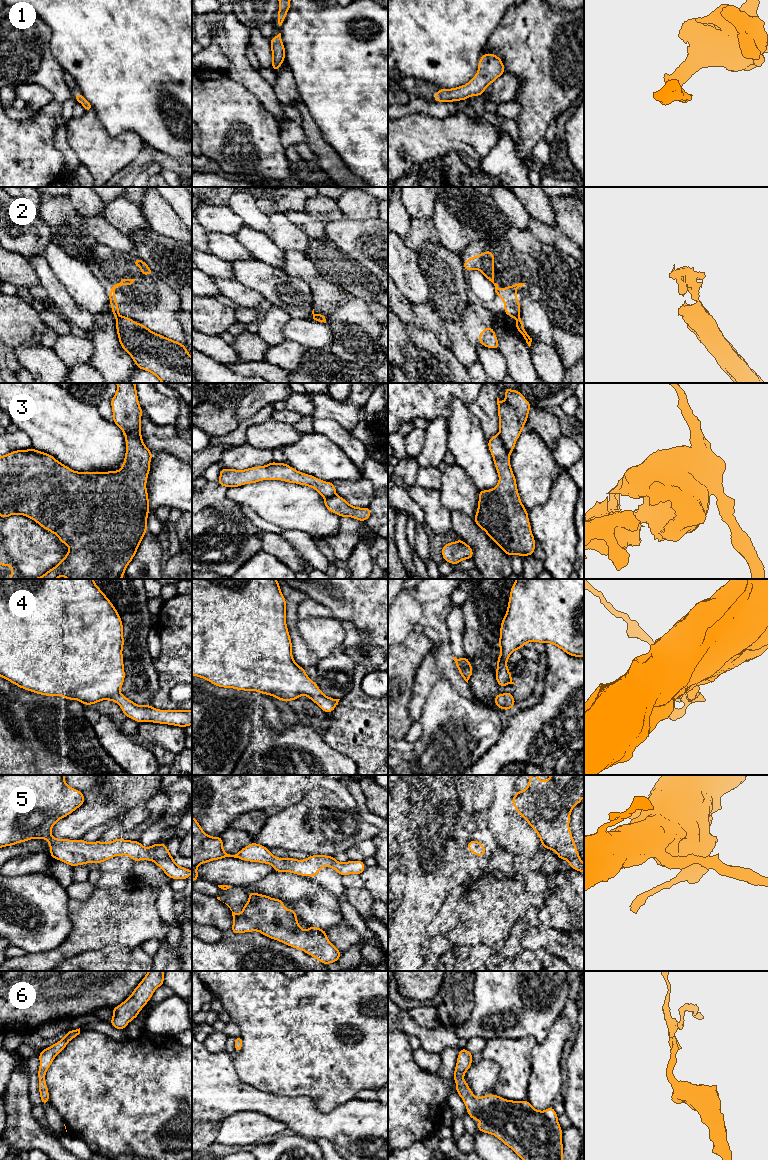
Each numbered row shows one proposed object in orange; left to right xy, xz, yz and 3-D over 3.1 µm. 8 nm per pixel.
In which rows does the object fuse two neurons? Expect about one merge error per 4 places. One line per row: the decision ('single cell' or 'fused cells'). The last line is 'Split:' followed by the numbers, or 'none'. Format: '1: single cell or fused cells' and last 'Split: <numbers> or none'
1: single cell
2: fused cells
3: fused cells
4: single cell
5: single cell
6: single cell
Split: 2, 3

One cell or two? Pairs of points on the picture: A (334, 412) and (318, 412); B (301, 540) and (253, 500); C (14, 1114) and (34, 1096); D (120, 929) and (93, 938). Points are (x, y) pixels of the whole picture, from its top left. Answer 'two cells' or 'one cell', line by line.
A: one cell
B: two cells
C: two cells
D: one cell

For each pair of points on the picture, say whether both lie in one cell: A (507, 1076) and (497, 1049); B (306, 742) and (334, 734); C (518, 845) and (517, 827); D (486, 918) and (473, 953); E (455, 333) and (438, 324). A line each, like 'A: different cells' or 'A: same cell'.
A: same cell
B: different cells
C: same cell
D: different cells
E: different cells

